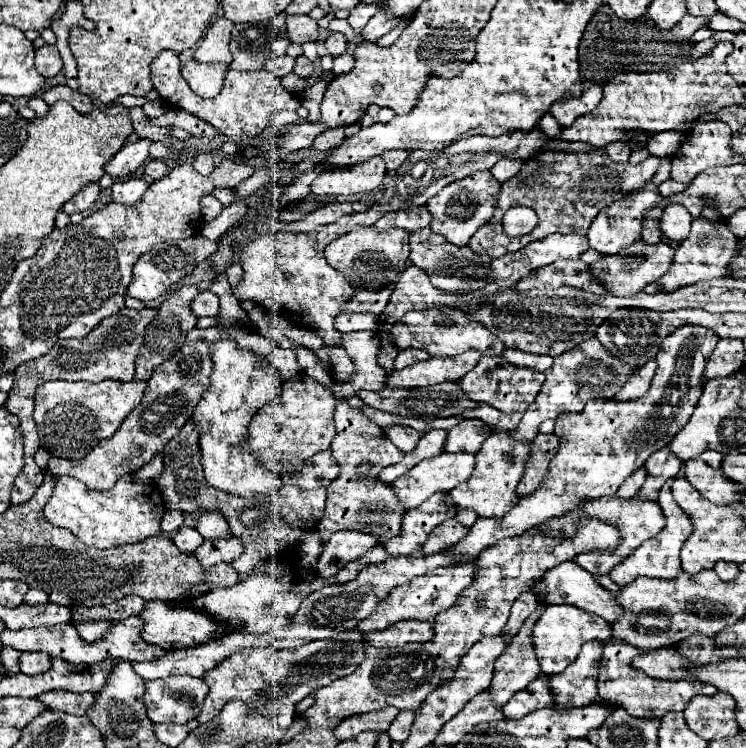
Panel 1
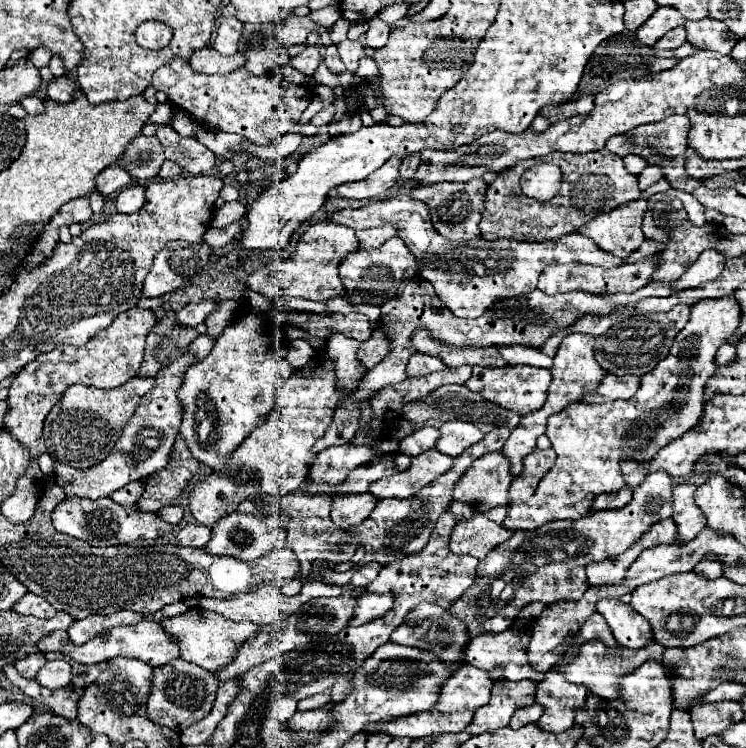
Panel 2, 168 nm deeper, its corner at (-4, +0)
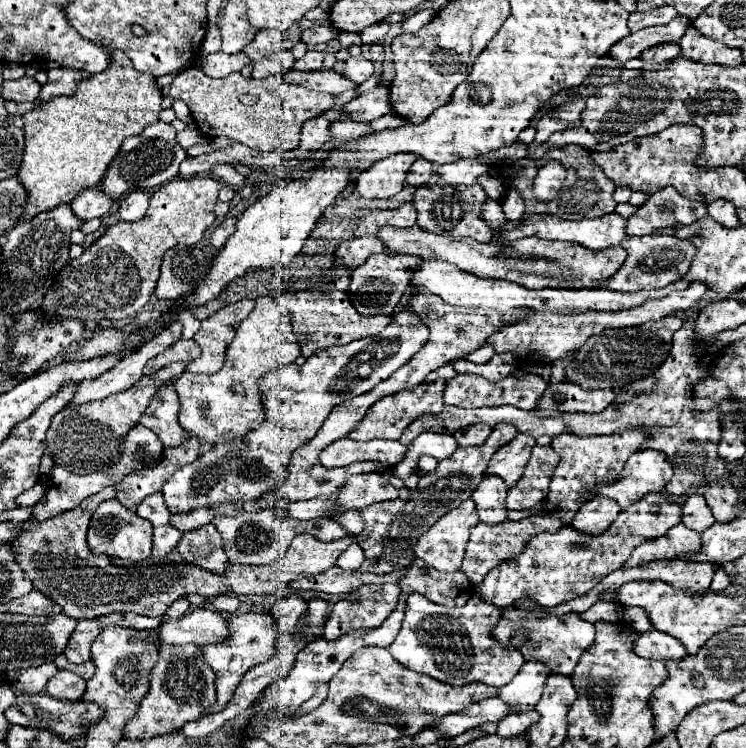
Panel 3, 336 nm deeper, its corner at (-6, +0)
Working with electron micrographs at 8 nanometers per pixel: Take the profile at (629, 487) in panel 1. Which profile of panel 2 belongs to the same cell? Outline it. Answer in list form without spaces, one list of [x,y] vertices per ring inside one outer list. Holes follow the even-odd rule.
[[[623,486],[619,492],[599,494],[597,496],[597,502],[593,502],[593,510],[589,510],[589,512],[597,512],[597,510],[617,510],[617,508],[623,508],[629,500],[631,500],[631,490],[627,486]]]

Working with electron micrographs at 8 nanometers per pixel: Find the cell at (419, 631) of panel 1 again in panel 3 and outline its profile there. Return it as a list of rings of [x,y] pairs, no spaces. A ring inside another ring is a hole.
[[[411,594],[407,598],[403,628],[389,646],[389,652],[405,668],[433,676],[439,682],[453,686],[467,682],[483,682],[497,688],[505,686],[519,672],[525,658],[519,650],[503,650],[503,646],[491,638],[491,626],[495,626],[501,614],[495,606],[475,596],[461,608],[447,608],[429,602],[421,594]]]

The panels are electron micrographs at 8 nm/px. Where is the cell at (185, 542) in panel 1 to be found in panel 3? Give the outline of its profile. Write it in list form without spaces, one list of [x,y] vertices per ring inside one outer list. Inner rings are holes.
[[[207,524],[197,530],[185,532],[177,544],[177,550],[185,562],[203,566],[205,570],[211,570],[211,572],[217,572],[217,570],[223,570],[225,564],[229,562],[221,544],[223,542],[221,542],[215,526]]]

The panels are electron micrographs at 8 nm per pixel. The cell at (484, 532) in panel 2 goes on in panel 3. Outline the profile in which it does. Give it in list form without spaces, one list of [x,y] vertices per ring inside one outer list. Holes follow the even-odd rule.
[[[547,514],[529,516],[519,522],[509,522],[509,520],[501,522],[501,524],[479,522],[477,526],[471,528],[471,538],[467,542],[467,552],[465,552],[461,570],[467,574],[467,578],[471,578],[473,584],[479,584],[487,576],[487,572],[491,568],[495,568],[501,560],[507,560],[507,558],[513,558],[515,554],[519,554],[531,536],[535,536],[539,532],[555,532],[555,530],[559,530],[559,526],[561,526],[559,518],[551,518]]]

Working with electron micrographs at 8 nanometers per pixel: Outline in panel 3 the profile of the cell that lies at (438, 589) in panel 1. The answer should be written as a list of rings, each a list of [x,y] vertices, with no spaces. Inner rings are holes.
[[[365,584],[359,590],[347,594],[343,600],[335,602],[331,608],[327,626],[323,630],[323,636],[329,640],[339,638],[341,634],[347,634],[351,630],[369,630],[375,626],[381,626],[383,620],[395,610],[398,604],[400,588],[396,584]]]

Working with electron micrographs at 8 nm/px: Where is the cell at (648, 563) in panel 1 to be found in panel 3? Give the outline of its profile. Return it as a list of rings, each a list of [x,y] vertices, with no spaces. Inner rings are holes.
[[[690,495],[683,502],[683,524],[695,532],[703,532],[715,524],[715,518],[703,495]]]

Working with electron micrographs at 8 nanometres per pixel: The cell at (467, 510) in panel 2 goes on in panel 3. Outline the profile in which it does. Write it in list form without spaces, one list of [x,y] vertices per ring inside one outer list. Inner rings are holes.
[[[471,500],[461,502],[455,510],[447,512],[443,518],[439,518],[439,522],[435,522],[435,526],[431,526],[431,530],[427,530],[427,534],[423,534],[423,538],[419,538],[419,544],[415,546],[415,556],[425,560],[429,566],[437,568],[439,572],[459,570],[461,562],[463,562],[467,538],[469,538],[469,528],[475,526],[477,522],[479,522],[479,516],[475,510],[475,502],[471,502]]]

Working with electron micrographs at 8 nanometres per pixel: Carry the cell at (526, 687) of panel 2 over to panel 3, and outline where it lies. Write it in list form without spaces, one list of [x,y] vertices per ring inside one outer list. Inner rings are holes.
[[[525,662],[523,670],[519,670],[519,674],[505,684],[503,688],[499,688],[499,698],[515,712],[529,712],[535,708],[535,704],[541,698],[543,686],[545,686],[545,678],[551,672],[547,672],[547,668],[541,662]]]

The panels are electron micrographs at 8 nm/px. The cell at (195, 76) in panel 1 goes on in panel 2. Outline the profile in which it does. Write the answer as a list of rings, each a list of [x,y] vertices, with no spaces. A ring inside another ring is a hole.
[[[203,48],[203,50],[197,50],[191,58],[191,68],[201,72],[201,74],[227,74],[227,72],[233,72],[237,68],[241,68],[245,64],[245,56],[243,54],[233,54],[233,56],[221,56],[217,54],[215,50],[209,50],[209,48]]]

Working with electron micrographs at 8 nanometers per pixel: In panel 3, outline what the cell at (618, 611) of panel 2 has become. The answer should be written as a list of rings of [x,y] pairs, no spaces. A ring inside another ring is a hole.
[[[659,630],[635,632],[633,648],[639,656],[653,658],[653,660],[667,660],[667,658],[687,656],[687,650],[683,650],[683,644],[679,640],[675,640],[671,634],[659,632]]]

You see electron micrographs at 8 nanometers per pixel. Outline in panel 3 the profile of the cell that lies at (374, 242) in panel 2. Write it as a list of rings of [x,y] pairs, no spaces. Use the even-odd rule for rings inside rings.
[[[359,236],[359,238],[349,238],[345,242],[341,242],[341,246],[337,246],[335,250],[335,262],[339,262],[339,258],[349,266],[361,266],[371,254],[377,252],[385,252],[385,246],[379,238],[375,236]]]

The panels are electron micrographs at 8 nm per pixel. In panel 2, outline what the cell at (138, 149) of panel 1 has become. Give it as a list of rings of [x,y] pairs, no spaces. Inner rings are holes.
[[[117,162],[109,168],[105,168],[97,178],[95,178],[95,192],[99,192],[103,198],[115,194],[117,190],[121,190],[123,186],[127,186],[131,182],[131,176],[127,170],[119,168]]]

